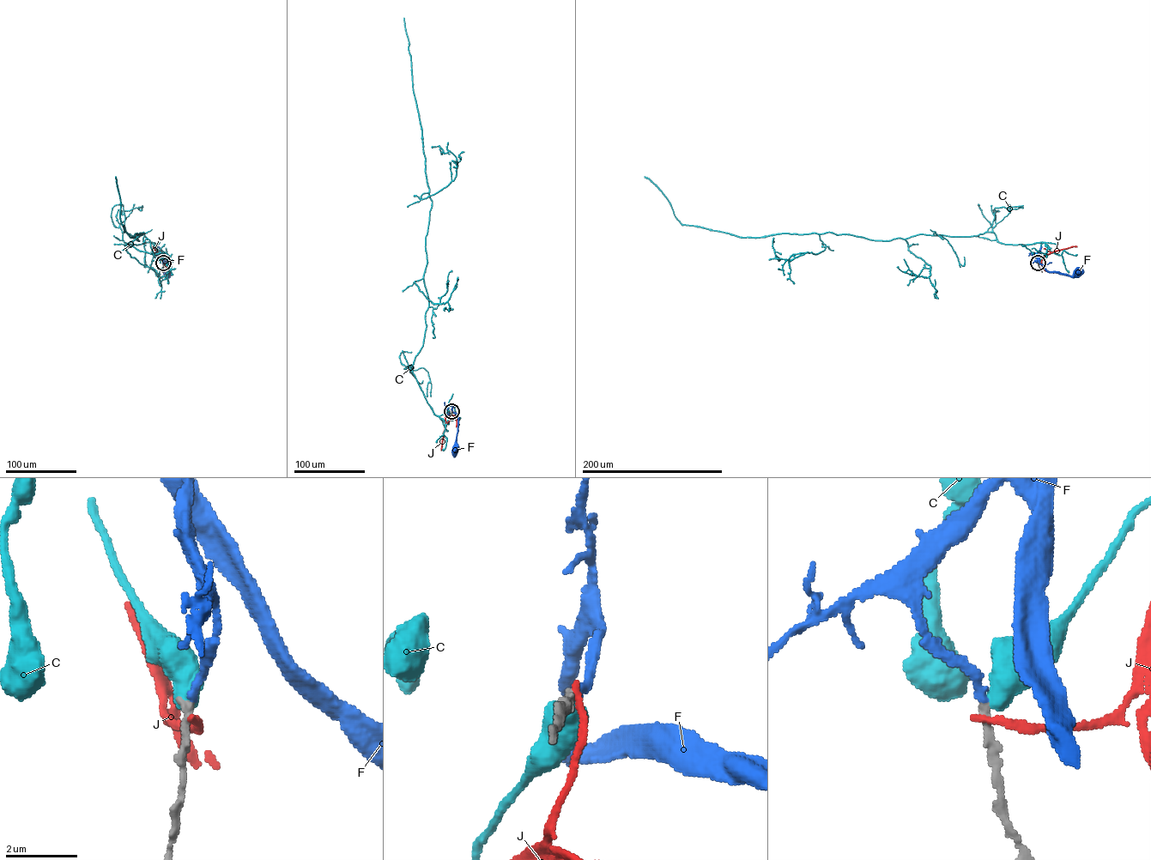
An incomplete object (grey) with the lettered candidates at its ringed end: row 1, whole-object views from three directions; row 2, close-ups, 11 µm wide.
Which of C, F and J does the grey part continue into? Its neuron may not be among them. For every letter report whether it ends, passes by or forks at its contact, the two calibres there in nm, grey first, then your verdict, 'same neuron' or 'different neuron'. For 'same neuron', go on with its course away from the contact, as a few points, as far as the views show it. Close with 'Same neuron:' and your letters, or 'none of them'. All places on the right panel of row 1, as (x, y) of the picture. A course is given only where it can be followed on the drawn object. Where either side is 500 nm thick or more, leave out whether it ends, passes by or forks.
C: 240 nm thick on the grey side, 550 nm on the other; different neuron
F: it ends there; 240 nm thick on the grey side, 240 nm on the other; same neuron; it runs (1038, 263), (1038, 258), (1049, 271), (1072, 275), (1078, 271)
J: it ends there; 260 nm thick on the grey side, 200 nm on the other; different neuron
Same neuron: F

